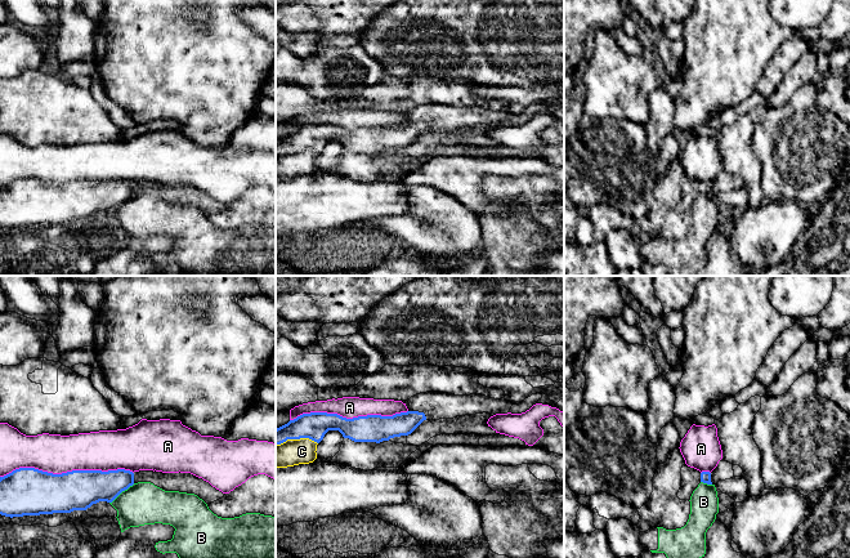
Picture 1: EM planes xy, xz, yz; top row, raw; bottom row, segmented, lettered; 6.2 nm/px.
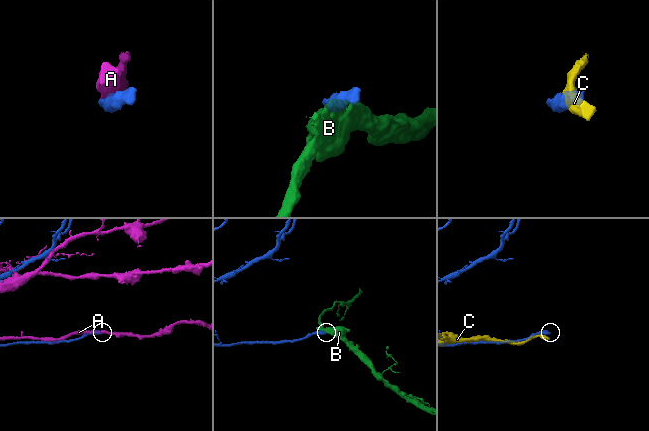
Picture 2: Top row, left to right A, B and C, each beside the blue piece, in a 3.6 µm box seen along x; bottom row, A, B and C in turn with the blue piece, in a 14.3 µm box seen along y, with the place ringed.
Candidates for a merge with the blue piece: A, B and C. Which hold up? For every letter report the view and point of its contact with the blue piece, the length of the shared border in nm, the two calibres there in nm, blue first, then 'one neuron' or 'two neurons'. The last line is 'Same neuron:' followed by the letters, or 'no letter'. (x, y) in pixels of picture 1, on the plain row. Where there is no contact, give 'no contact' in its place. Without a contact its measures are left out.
A: xy (67, 183) | 850 nm | 280/240 nm | two neurons
B: xy (121, 202) | 200 nm | 240/260 nm | two neurons
C: xz (296, 150) | 260 nm | 170/160 nm | two neurons
Same neuron: no letter

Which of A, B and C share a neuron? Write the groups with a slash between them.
A / B / C

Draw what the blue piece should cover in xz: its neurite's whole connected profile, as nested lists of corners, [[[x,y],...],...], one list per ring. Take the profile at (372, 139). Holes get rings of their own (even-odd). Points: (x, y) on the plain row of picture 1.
[[[426,103],[406,112],[407,124],[393,128],[367,126],[353,130],[337,125],[303,125],[276,140],[276,157],[287,151],[309,149],[319,155],[328,142],[339,142],[354,153],[389,152],[411,146],[424,131],[453,130],[475,125],[507,125],[513,117],[505,110],[495,111],[482,106],[455,107]]]

